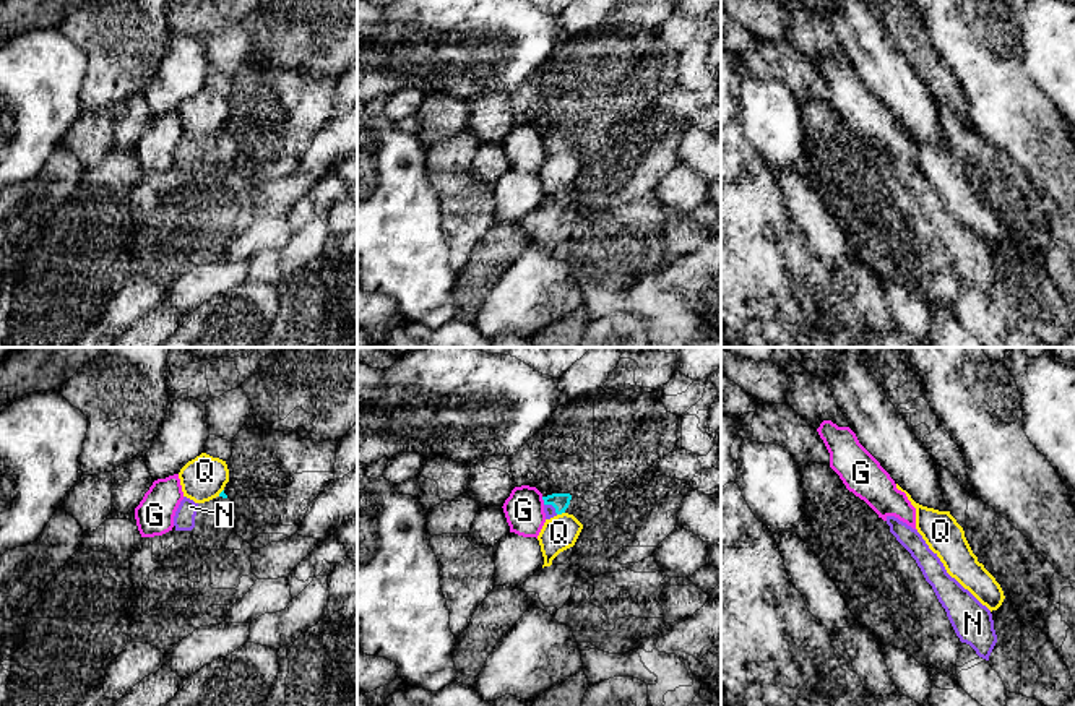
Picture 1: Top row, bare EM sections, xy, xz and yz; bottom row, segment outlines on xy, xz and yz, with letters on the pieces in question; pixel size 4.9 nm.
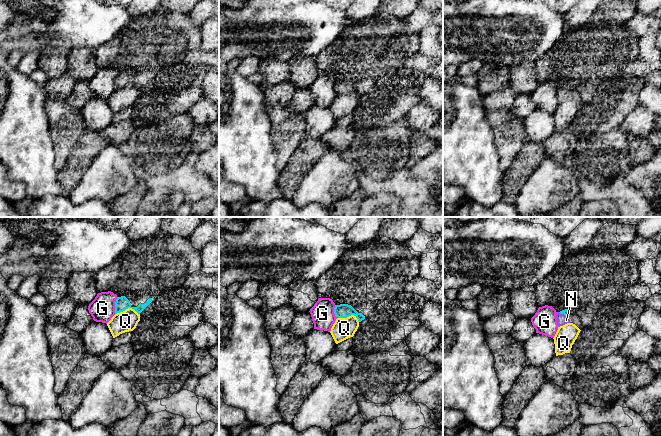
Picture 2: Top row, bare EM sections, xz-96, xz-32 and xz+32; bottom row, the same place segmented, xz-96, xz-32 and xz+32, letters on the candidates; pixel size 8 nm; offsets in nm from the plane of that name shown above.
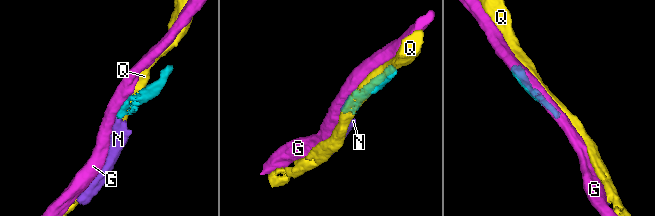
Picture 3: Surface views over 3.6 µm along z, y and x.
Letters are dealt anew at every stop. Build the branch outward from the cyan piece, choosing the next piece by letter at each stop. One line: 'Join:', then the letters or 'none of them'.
Join: N

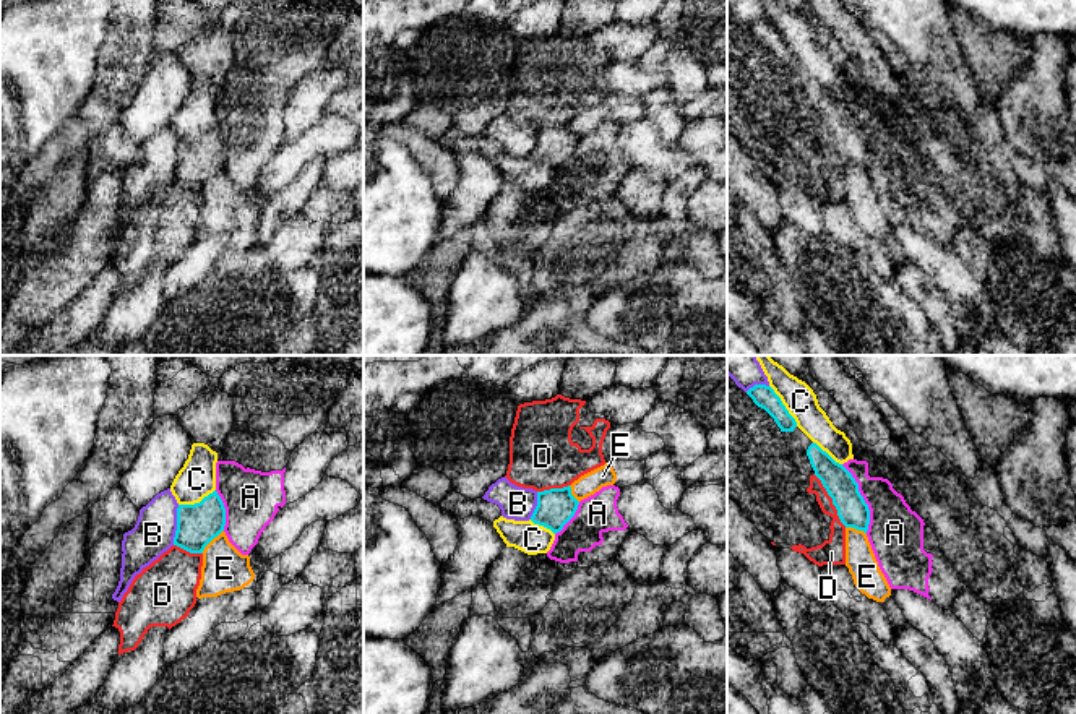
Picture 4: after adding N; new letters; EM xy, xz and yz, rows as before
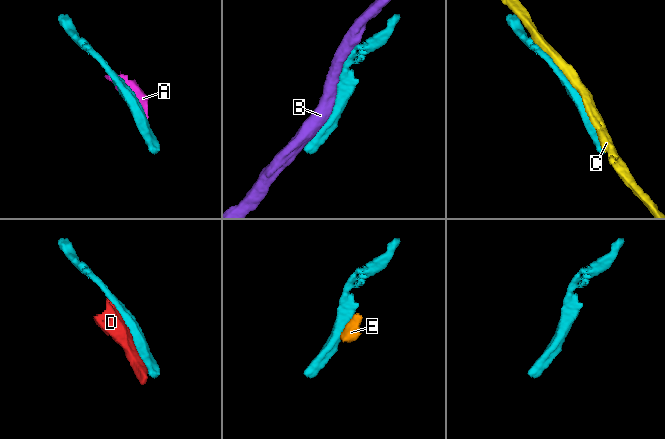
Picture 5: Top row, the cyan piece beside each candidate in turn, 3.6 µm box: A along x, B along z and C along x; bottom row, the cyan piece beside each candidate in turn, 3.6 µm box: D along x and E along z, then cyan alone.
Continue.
Join: none of them

